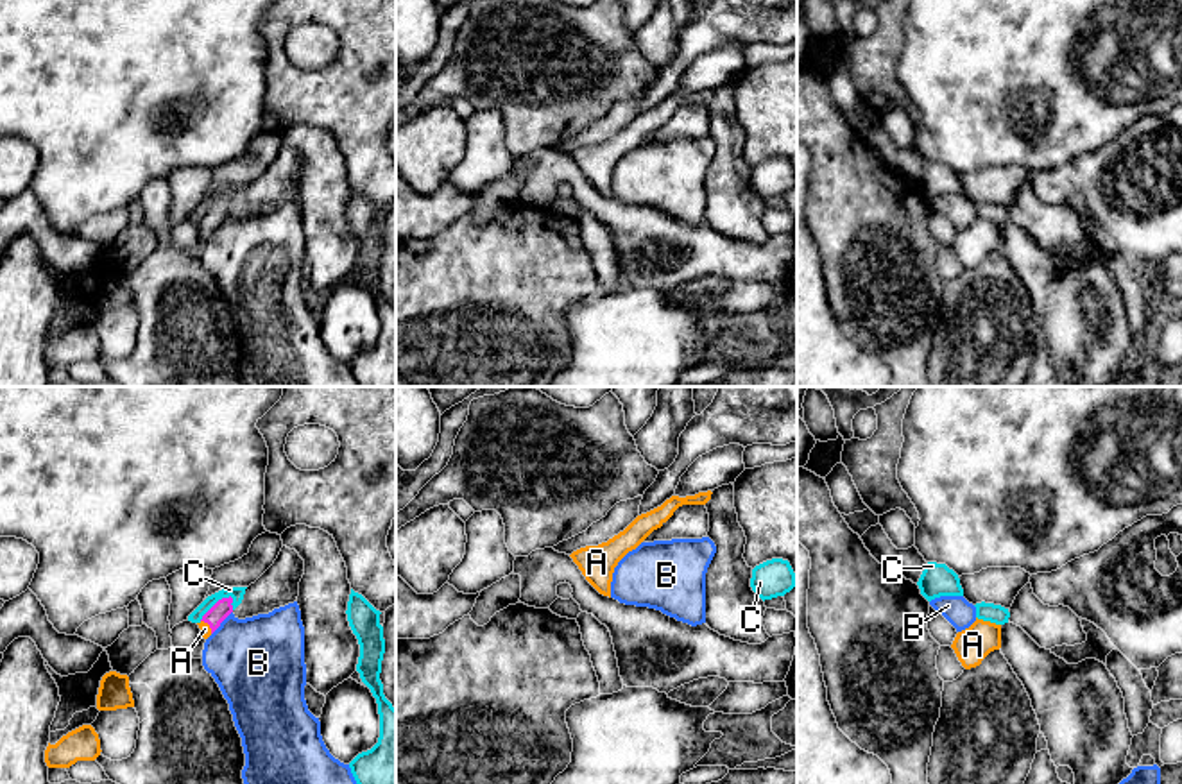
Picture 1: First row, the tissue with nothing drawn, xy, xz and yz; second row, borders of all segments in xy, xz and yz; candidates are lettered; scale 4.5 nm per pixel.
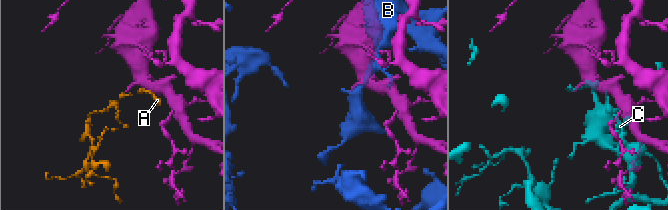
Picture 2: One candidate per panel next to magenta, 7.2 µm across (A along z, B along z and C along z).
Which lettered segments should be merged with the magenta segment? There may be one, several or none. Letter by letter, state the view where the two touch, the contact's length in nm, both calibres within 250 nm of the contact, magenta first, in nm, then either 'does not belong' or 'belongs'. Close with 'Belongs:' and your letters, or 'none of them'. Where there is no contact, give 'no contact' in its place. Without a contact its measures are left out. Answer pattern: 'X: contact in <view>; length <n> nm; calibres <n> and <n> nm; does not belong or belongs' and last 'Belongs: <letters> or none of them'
A: contact in xy; length 80 nm; calibres 80 and 50 nm; belongs
B: contact in xy; length 140 nm; calibres 80 and 420 nm; does not belong
C: contact in xy; length 190 nm; calibres 80 and 60 nm; does not belong
Belongs: A

